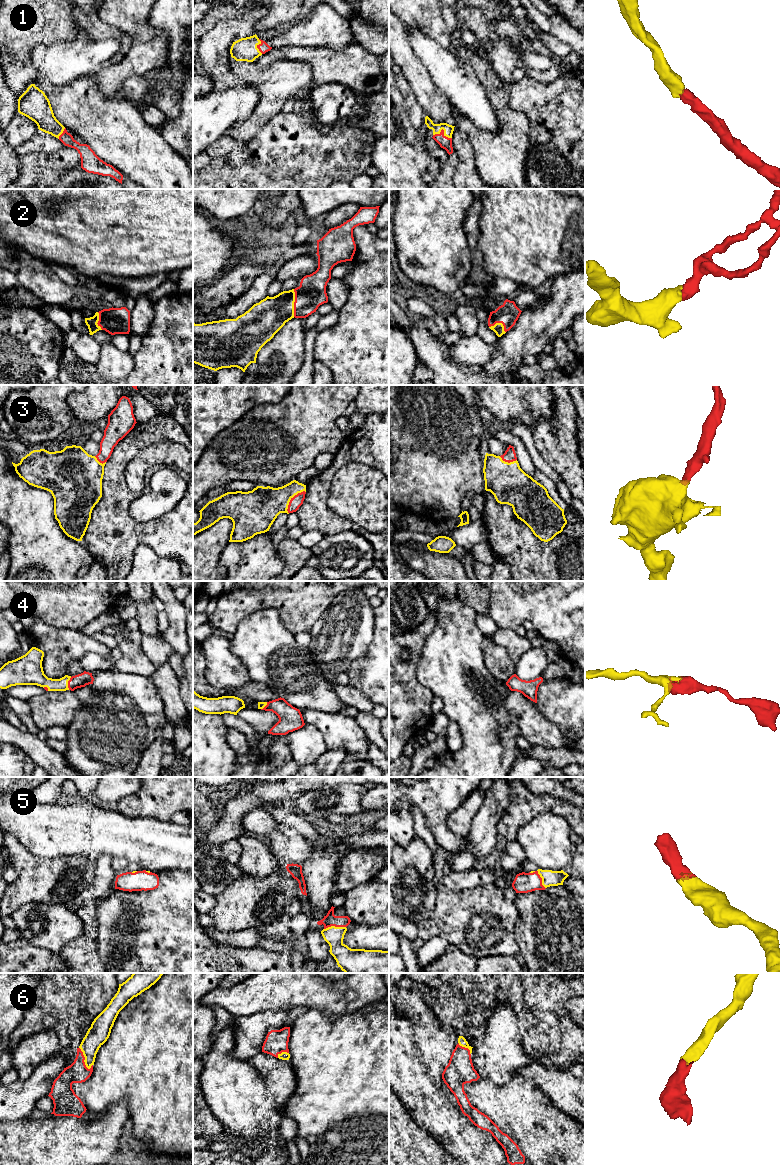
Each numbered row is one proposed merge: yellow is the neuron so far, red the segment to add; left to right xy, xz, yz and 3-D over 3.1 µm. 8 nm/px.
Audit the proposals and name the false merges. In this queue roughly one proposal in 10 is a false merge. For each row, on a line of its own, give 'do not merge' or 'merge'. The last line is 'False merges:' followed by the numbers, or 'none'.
1: merge
2: merge
3: merge
4: merge
5: merge
6: merge
False merges: none

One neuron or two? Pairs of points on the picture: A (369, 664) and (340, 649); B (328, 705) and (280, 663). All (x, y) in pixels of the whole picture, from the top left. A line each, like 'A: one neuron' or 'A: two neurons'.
A: two neurons
B: one neuron

